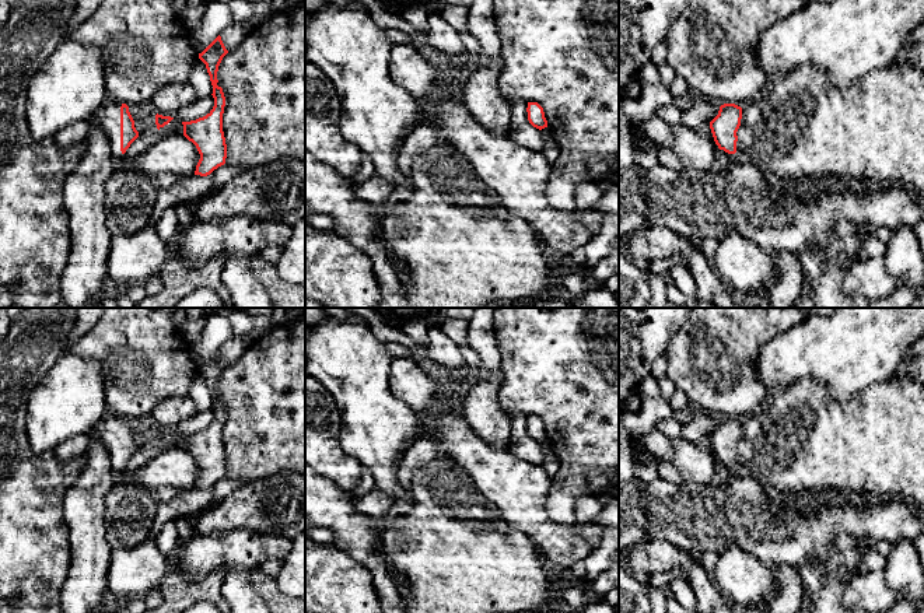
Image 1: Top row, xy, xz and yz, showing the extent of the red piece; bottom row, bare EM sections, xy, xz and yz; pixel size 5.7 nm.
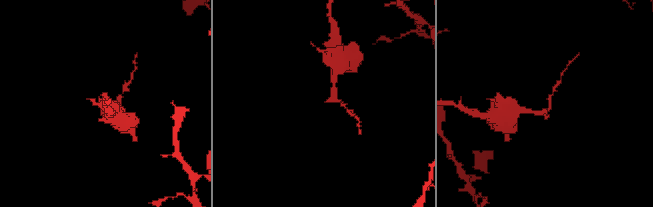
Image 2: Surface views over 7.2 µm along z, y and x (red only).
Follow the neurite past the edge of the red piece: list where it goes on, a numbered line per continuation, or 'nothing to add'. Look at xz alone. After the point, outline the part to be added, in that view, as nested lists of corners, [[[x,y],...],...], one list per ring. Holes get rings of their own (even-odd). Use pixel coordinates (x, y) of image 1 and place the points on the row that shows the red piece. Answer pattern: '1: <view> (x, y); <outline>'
nothing to add

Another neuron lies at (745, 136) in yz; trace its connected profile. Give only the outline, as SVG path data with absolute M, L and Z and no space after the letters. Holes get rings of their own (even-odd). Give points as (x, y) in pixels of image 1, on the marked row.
M739 126L738 132L738 141L736 141L736 153L732 161L743 162L752 158L752 148L753 148L753 132L746 126Z

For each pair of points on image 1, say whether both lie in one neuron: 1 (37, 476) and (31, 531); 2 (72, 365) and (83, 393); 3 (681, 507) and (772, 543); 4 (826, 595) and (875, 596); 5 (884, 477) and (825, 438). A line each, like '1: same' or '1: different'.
1: same
2: same
3: same
4: different
5: same

